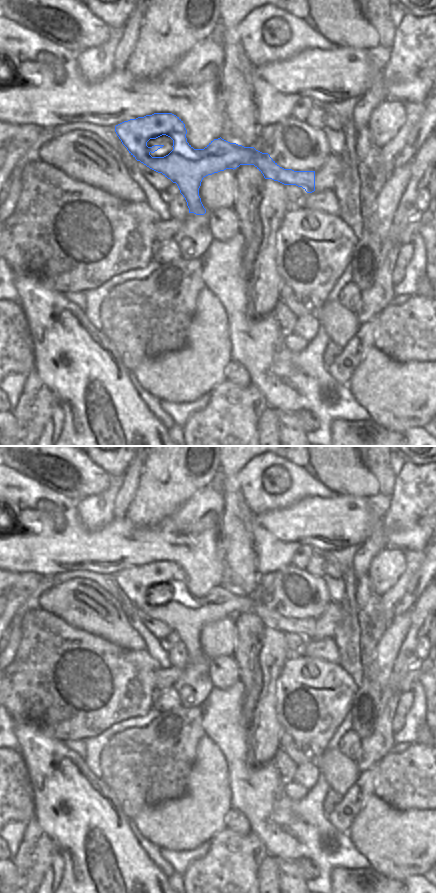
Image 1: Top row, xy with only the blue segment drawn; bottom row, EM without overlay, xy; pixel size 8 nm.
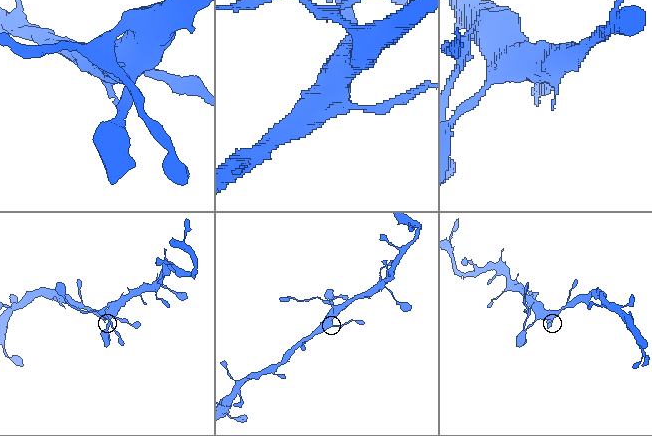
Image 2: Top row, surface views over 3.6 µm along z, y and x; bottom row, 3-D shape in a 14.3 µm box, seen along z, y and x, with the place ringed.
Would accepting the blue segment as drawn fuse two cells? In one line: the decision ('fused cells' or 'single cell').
single cell

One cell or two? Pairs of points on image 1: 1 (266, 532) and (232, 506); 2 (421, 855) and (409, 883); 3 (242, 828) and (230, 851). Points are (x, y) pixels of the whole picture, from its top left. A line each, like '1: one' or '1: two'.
1: two
2: two
3: two

